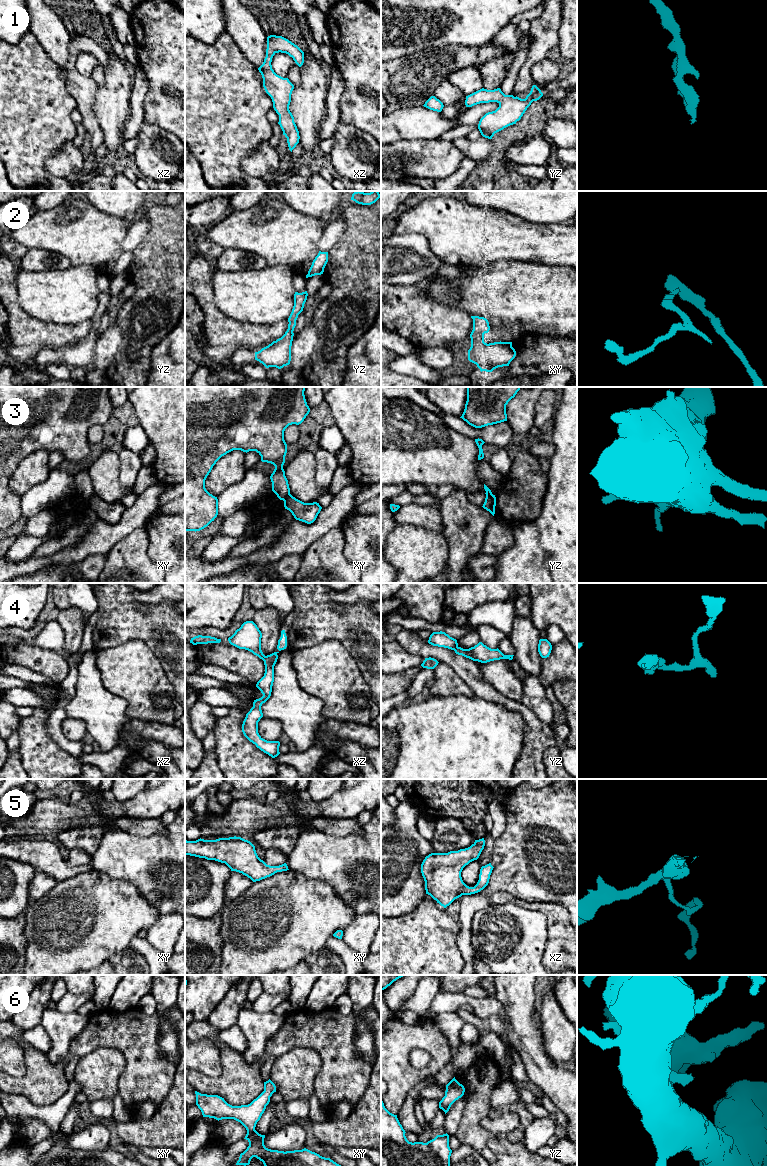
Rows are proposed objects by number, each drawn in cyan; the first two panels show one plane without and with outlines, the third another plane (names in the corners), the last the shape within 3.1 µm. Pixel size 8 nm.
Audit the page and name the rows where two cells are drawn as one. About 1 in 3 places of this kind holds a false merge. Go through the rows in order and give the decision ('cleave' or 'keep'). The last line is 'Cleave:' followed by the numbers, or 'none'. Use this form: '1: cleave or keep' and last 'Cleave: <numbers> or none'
1: keep
2: keep
3: cleave
4: cleave
5: keep
6: keep
Cleave: 3, 4

